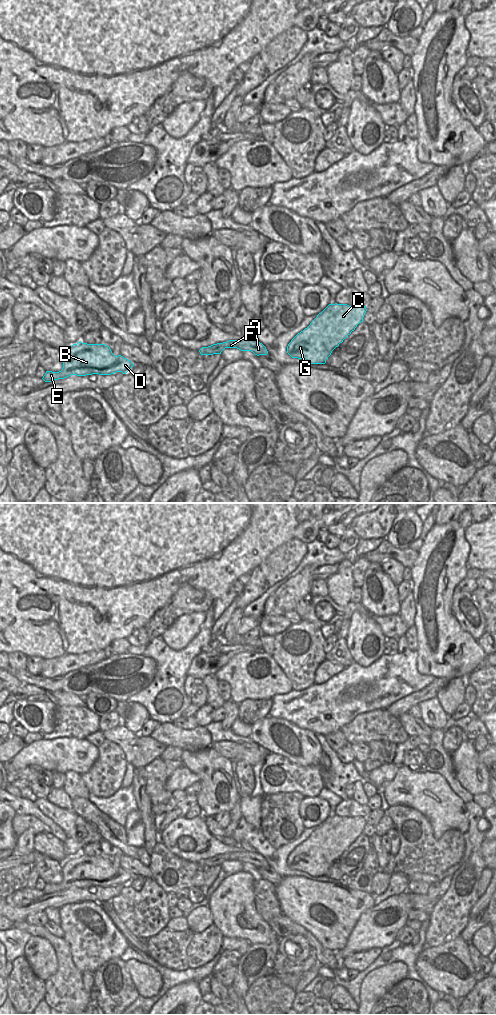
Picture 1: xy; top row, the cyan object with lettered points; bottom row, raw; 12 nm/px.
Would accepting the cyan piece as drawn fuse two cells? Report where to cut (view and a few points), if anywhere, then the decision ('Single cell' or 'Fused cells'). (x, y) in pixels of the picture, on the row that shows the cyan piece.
No split. Single cell.

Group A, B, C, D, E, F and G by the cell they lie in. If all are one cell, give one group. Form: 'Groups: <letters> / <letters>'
Groups: A B C D E F G.

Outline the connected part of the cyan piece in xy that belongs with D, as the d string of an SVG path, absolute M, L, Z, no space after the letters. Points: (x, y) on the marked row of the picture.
M81 341L67 347L62 353L63 368L59 372L46 371L45 382L64 379L71 375L126 374L134 364L121 355L115 356L105 344L87 344Z

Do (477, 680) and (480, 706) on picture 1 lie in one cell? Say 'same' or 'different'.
same

